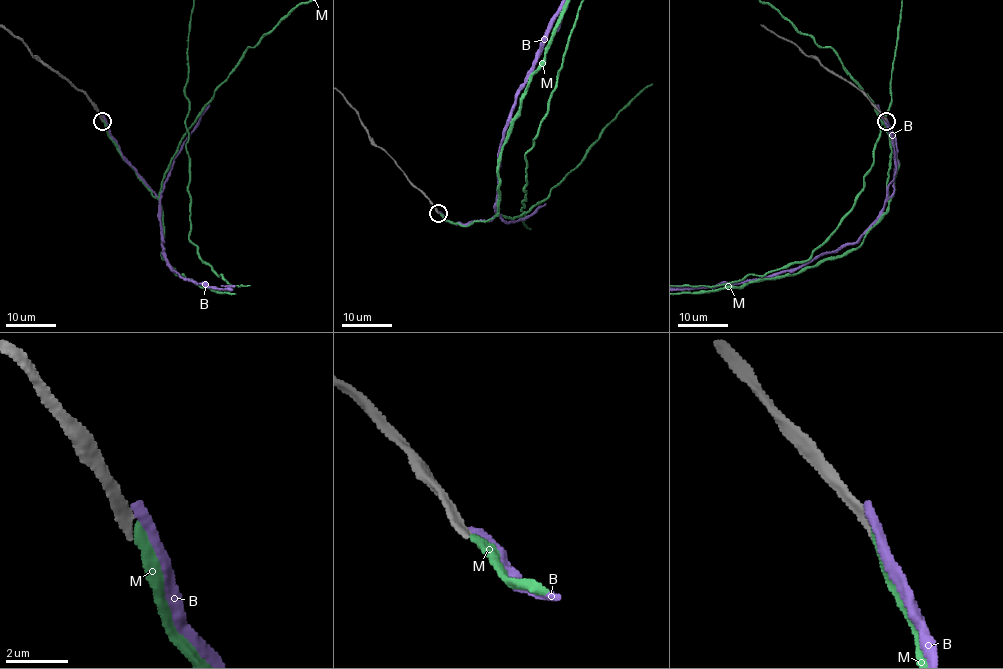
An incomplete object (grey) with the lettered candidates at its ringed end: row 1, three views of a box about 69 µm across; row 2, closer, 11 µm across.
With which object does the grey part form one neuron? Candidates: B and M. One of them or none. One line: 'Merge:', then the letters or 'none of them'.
Merge: M

